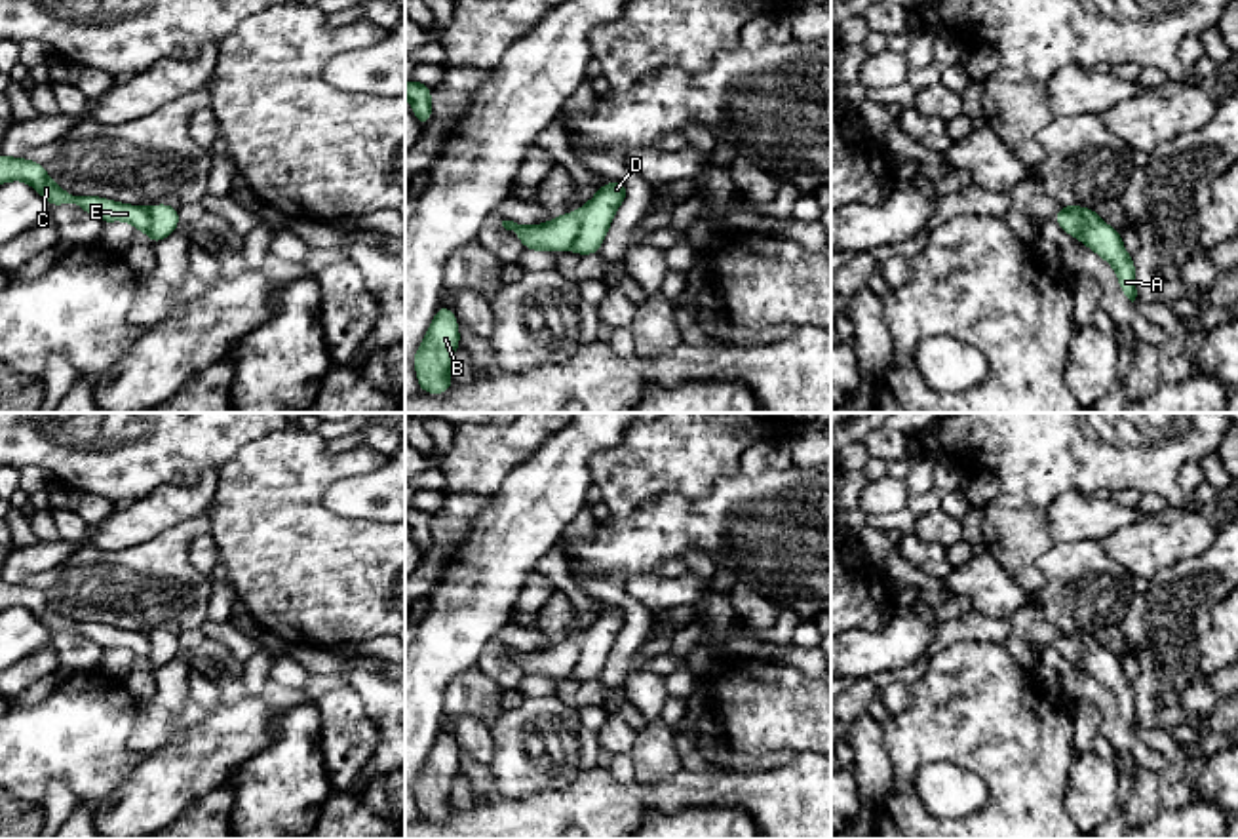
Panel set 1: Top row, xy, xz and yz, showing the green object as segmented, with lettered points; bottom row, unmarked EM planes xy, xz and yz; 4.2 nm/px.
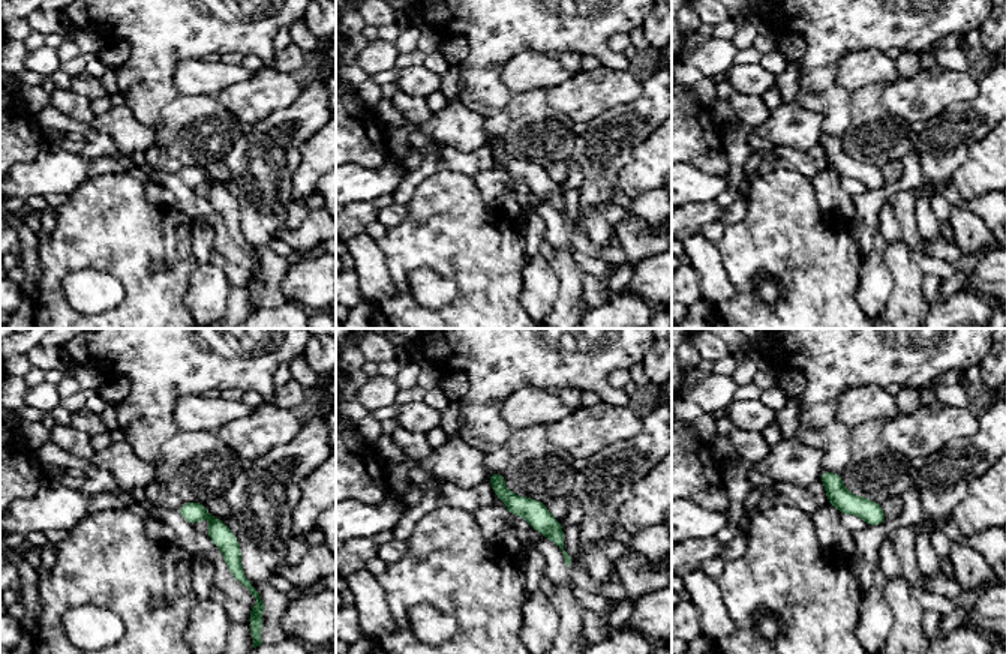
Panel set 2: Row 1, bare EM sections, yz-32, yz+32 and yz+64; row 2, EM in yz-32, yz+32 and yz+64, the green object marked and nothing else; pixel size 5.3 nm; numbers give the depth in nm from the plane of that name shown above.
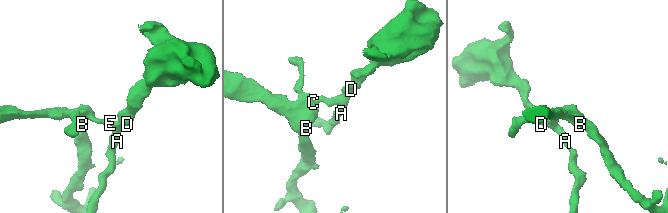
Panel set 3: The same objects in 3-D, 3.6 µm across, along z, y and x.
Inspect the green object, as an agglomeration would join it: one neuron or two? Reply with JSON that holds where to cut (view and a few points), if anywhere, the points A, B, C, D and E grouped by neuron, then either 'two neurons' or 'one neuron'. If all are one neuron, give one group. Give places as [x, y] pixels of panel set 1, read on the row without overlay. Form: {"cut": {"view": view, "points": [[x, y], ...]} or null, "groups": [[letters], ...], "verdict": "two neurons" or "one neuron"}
{"cut": {"view": "yz", "points": [[1060, 636], [1071, 636], [1079, 642], [1079, 663]]}, "groups": [["A", "D"], ["B", "C", "E"]], "verdict": "two neurons"}

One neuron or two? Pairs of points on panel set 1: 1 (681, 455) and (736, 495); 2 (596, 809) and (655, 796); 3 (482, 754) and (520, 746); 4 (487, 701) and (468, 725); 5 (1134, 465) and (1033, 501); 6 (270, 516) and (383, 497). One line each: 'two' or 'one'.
1: two
2: one
3: two
4: two
5: one
6: two

